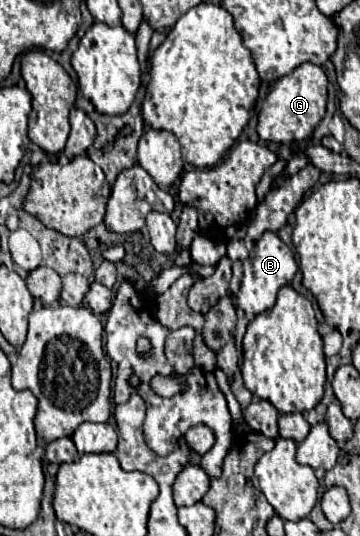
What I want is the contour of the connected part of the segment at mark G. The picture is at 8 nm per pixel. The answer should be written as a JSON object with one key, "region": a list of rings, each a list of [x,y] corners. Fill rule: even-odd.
{"region":[[[302,63],[290,75],[284,75],[274,83],[268,97],[262,103],[258,115],[258,135],[268,143],[300,143],[306,141],[314,127],[322,121],[326,113],[328,78],[322,67],[314,63]]]}

